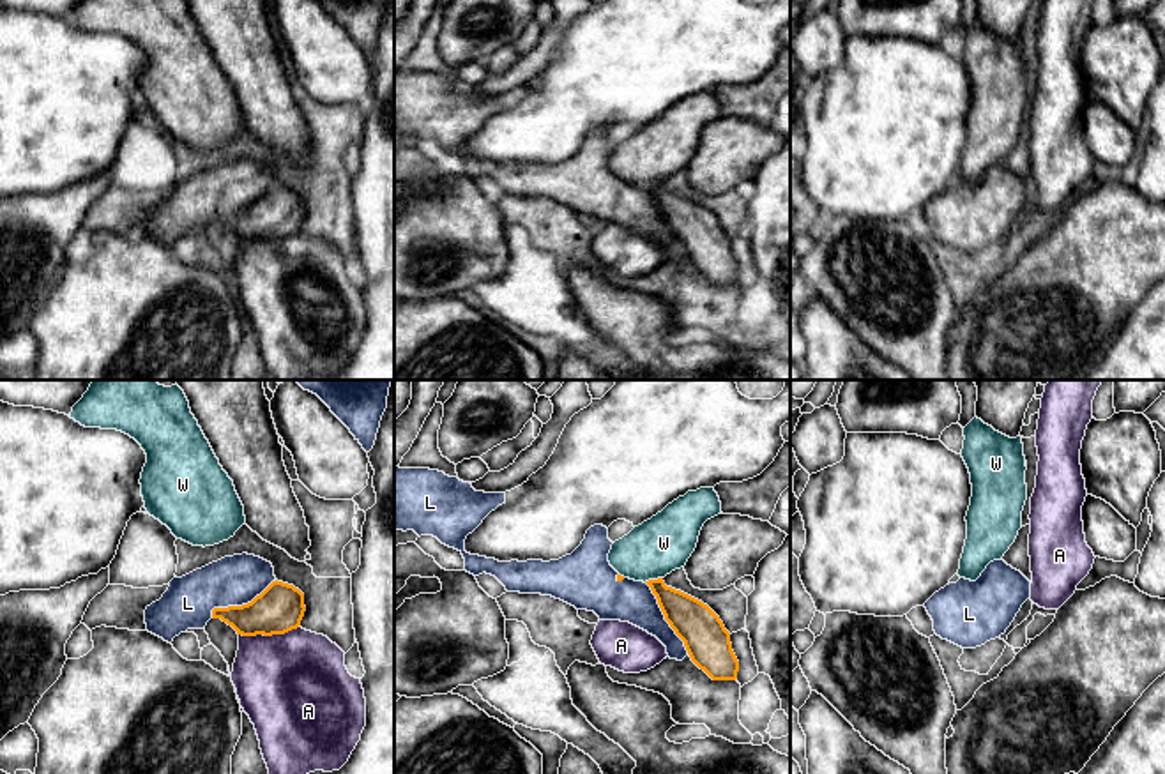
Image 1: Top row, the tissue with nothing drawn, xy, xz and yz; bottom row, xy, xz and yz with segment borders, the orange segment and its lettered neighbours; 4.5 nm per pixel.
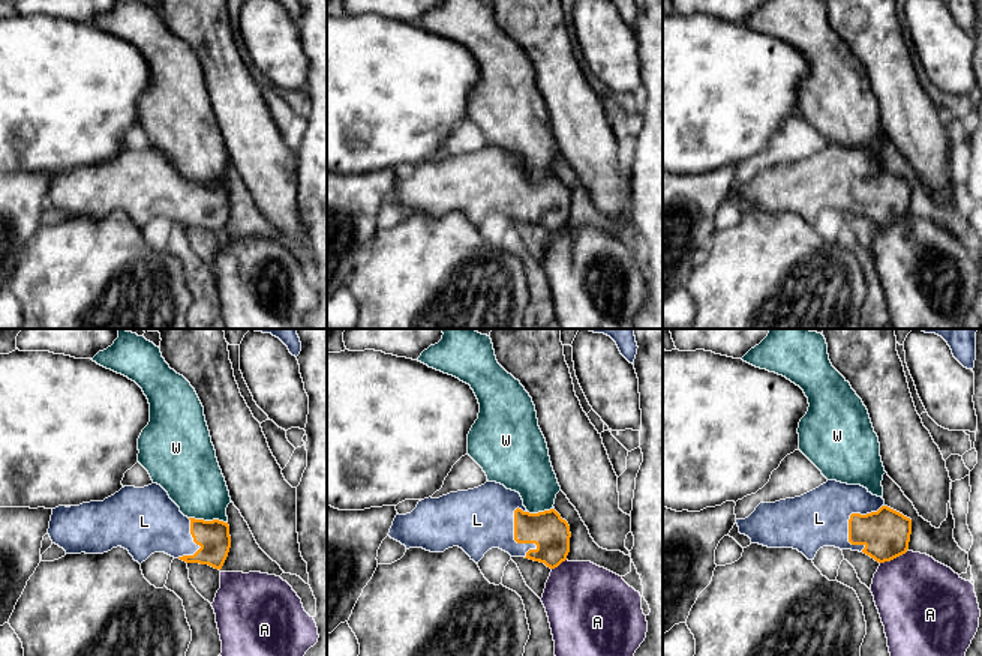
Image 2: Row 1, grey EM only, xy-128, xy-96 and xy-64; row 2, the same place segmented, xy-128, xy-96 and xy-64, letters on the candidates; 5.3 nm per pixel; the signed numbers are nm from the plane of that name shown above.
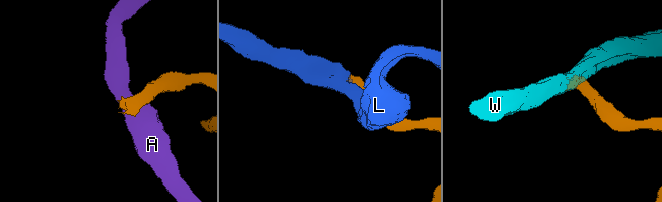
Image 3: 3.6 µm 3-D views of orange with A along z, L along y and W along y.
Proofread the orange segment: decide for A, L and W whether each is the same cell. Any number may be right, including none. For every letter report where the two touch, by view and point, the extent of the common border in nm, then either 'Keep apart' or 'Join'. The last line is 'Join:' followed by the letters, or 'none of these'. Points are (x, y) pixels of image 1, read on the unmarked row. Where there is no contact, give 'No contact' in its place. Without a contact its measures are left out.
A: Touches orange at xy (267, 239). Shared border 280 nm. Keep apart
L: Touches orange at xz (665, 223). Shared border 400 nm. Join
W: Touches orange at xz (653, 184). Shared border 90 nm. Keep apart
Join: L

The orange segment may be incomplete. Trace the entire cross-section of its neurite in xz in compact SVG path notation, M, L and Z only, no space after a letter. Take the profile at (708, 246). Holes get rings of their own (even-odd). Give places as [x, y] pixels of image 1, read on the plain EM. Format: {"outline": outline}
{"outline": "M394 71L394 134L414 134L419 141L437 141L442 148L463 159L463 175L474 180L491 178L507 196L552 200L576 214L594 216L599 224L629 226L656 240L666 251L666 262L682 265L689 260L712 285L737 283L739 265L732 254L730 237L720 221L702 205L666 191L663 182L643 187L621 180L608 166L613 147L603 129L590 131L582 148L559 164L499 166L467 157L467 140L502 108L506 108L506 97L476 95L470 87L438 74Z"}

